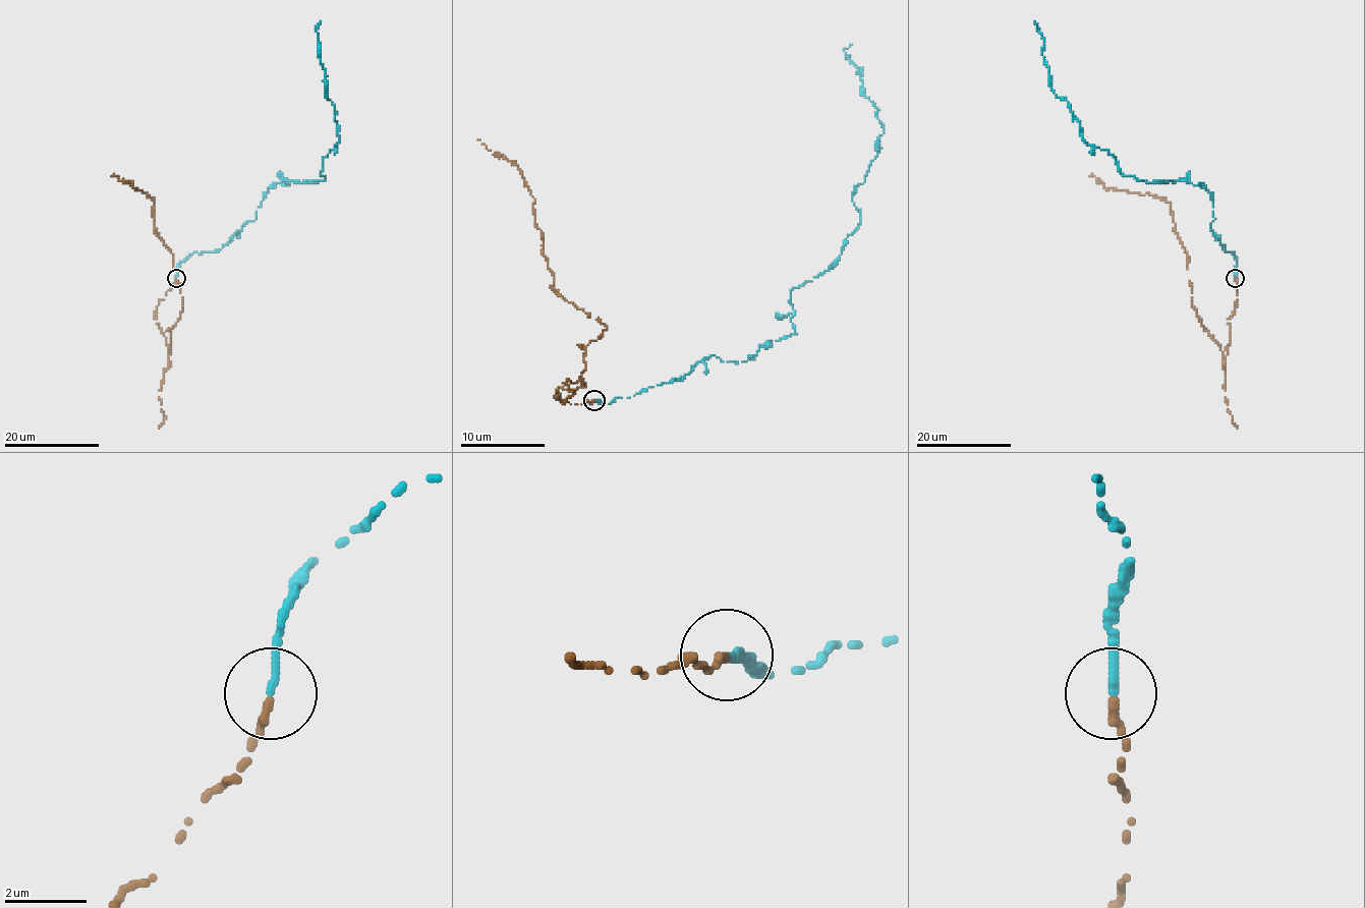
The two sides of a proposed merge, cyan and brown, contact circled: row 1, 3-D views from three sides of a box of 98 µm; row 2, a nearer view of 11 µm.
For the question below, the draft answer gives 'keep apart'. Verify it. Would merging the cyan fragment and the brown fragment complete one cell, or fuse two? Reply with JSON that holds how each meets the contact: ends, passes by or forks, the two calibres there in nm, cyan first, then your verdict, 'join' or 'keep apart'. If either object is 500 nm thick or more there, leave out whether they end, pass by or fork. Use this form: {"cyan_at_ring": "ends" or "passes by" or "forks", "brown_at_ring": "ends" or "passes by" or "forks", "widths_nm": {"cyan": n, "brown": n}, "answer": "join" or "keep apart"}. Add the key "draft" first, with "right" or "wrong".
{"draft": "wrong", "cyan_at_ring": "ends", "brown_at_ring": "ends", "widths_nm": {"cyan": 220, "brown": 240}, "answer": "join"}

